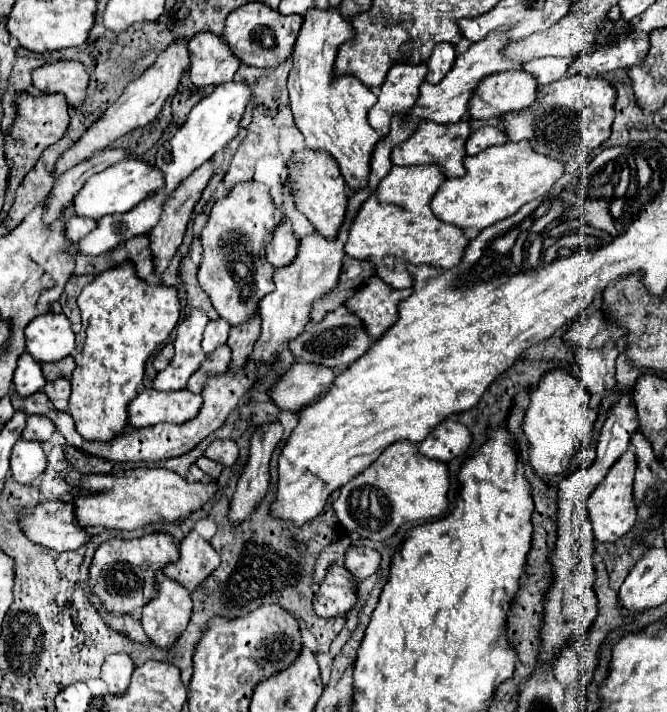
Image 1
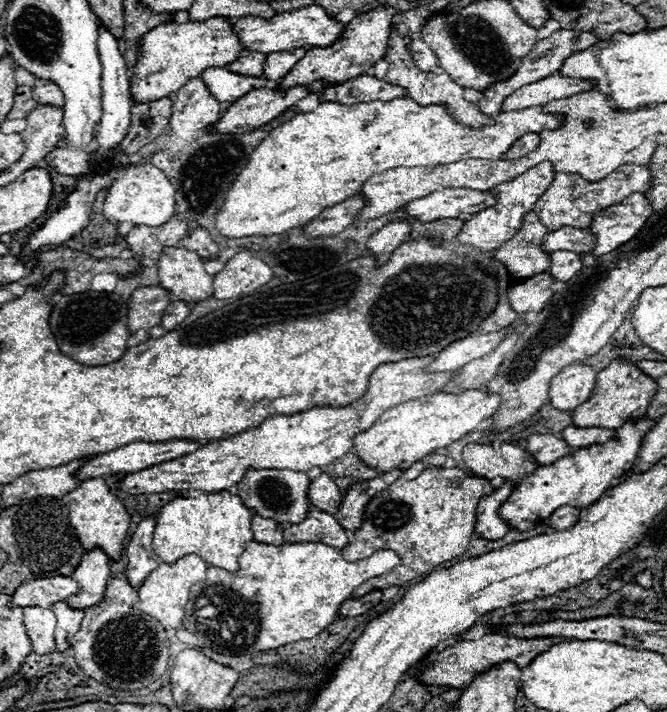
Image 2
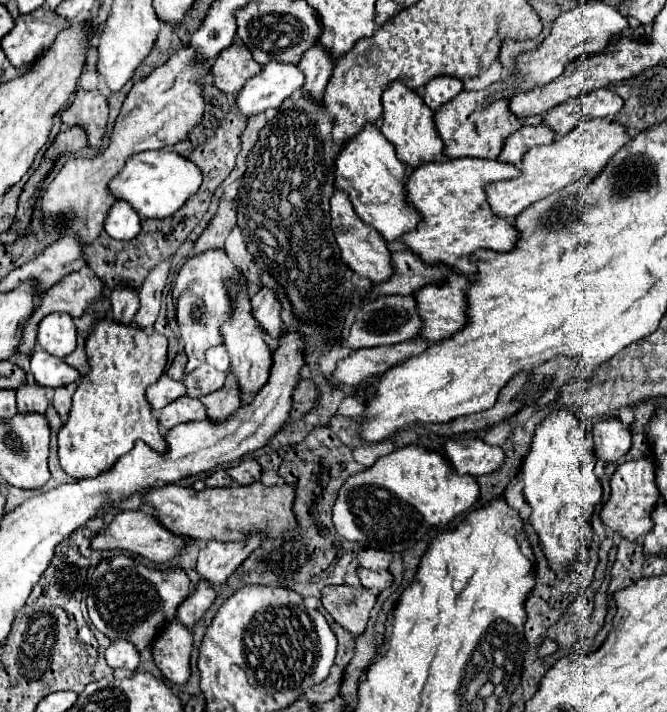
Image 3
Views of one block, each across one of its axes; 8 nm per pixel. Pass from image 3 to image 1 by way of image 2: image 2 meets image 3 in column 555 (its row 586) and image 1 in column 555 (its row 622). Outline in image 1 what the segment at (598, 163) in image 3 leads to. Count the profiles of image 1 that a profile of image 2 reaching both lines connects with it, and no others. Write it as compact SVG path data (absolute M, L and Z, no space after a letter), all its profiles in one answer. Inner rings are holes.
M526 140L506 142L486 148L476 156L466 156L464 168L466 176L444 180L430 202L430 208L438 220L462 230L484 230L490 224L516 214L524 204L544 196L564 174L564 166L560 162L536 154Z

